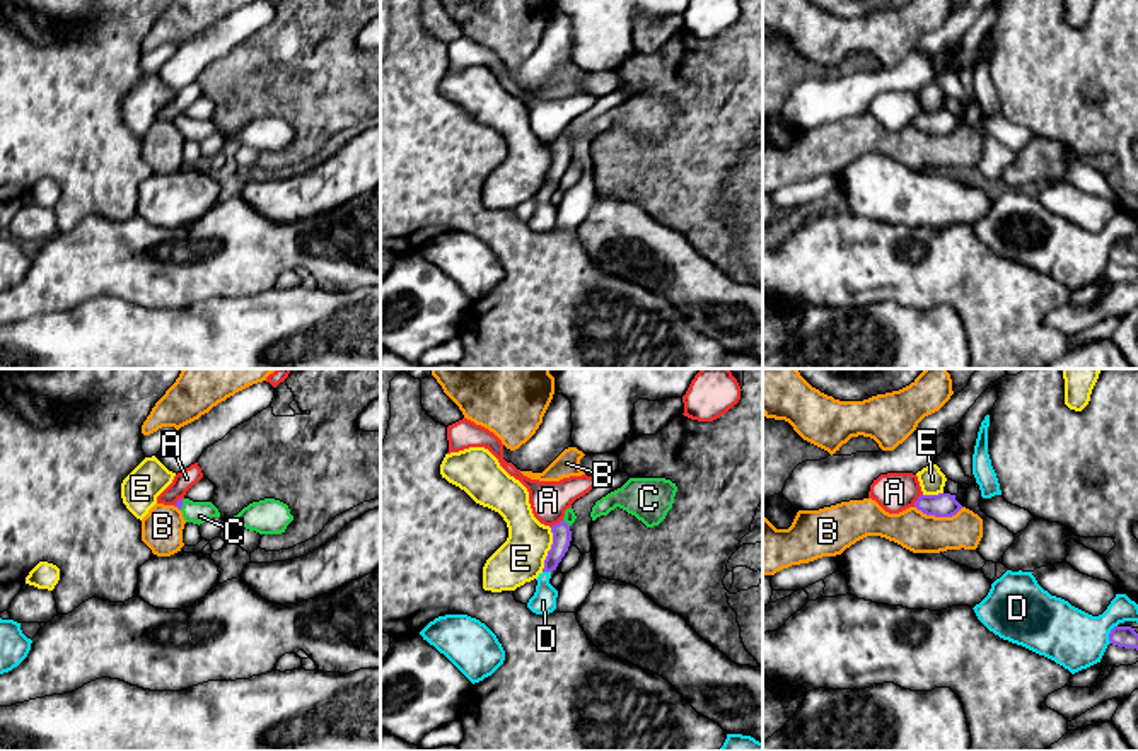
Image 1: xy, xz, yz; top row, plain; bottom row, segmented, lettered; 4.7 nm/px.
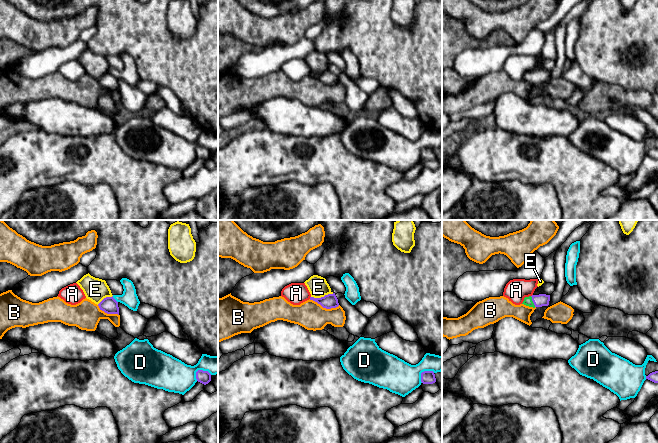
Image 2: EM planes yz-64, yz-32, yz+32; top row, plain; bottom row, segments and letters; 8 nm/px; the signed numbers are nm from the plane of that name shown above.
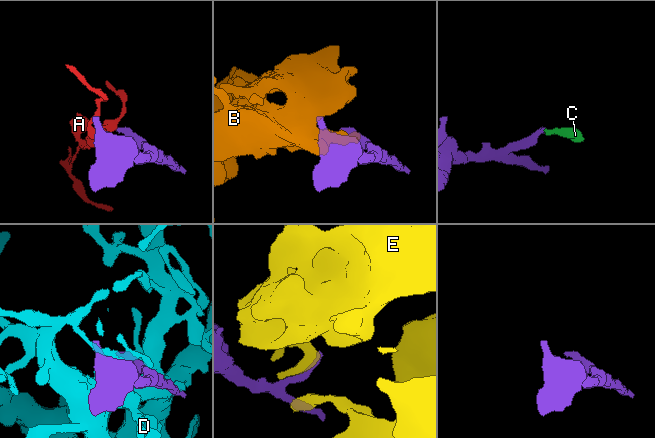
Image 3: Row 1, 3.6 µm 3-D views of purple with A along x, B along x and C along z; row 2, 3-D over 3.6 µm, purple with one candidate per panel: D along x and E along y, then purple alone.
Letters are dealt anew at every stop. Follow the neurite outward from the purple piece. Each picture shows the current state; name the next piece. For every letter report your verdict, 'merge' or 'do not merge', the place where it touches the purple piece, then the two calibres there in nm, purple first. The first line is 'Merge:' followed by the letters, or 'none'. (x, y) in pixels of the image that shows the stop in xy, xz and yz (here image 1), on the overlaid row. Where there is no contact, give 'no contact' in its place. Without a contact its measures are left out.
Merge: C
A: do not merge | yz (917, 500) | 110/190 nm
B: do not merge | yz (939, 516) | 110/190 nm
C: merge | xy (181, 504) | 30/110 nm
D: do not merge | yz (1109, 634) | 100/280 nm
E: do not merge | xz (550, 550) | 90/220 nm

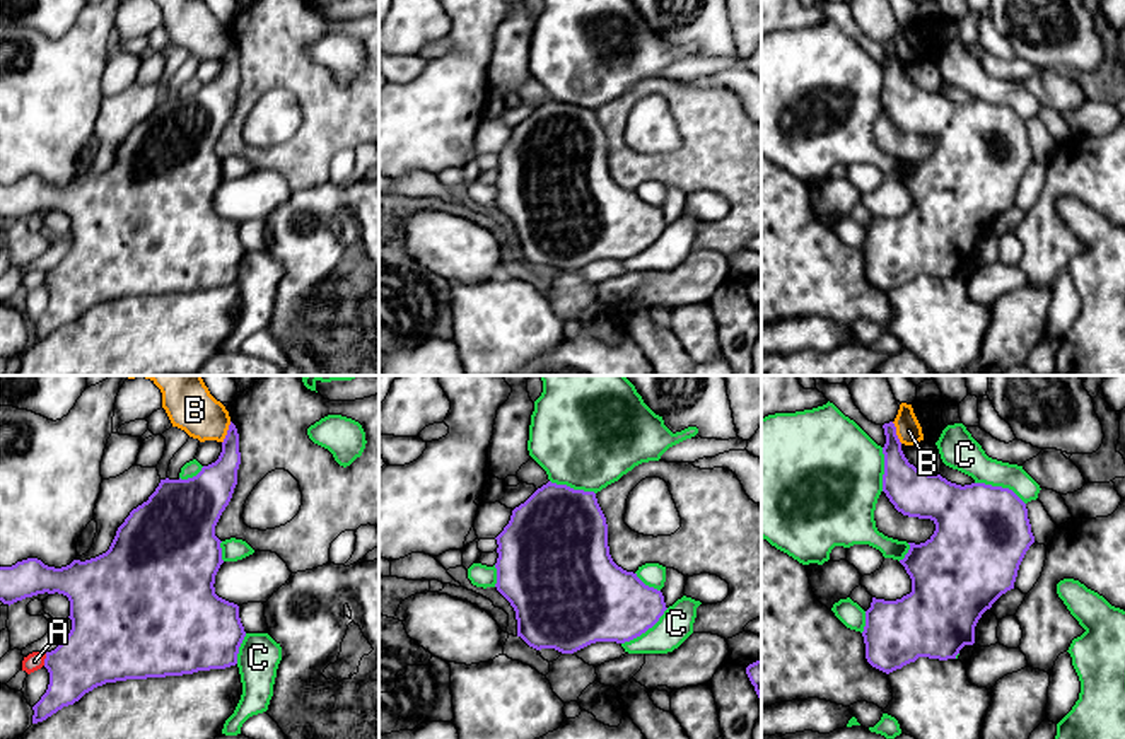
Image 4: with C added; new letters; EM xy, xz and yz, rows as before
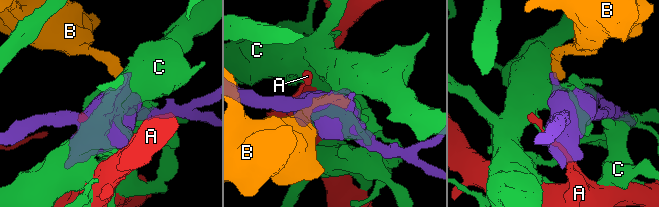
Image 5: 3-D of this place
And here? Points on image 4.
Merge: none
A: do not merge | xy (45, 659) | 320/90 nm
B: do not merge | yz (895, 432) | 190/120 nm
C: do not merge | yz (1001, 487) | 440/170 nm

